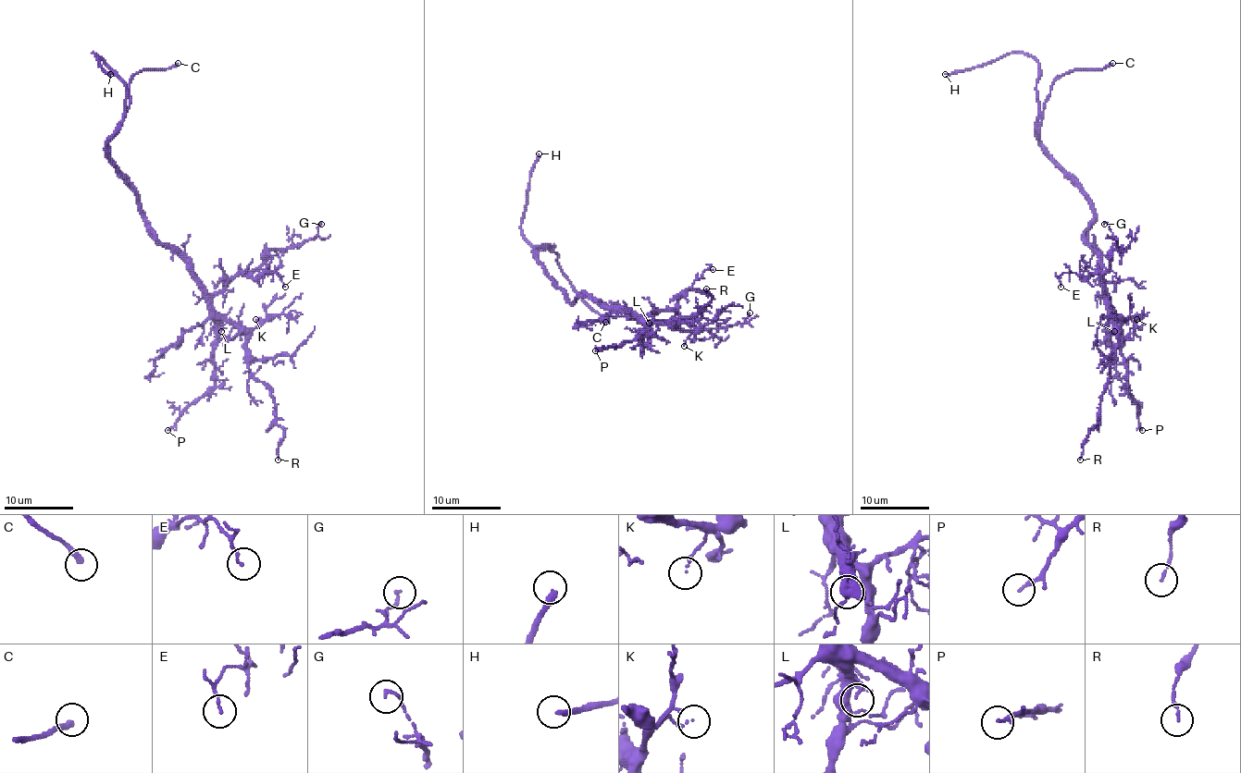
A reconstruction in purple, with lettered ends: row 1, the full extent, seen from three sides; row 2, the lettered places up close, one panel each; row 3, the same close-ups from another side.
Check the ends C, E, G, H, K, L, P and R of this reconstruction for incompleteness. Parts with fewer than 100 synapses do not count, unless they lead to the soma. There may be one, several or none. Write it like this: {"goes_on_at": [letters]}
{"goes_on_at": ["C", "H"]}

